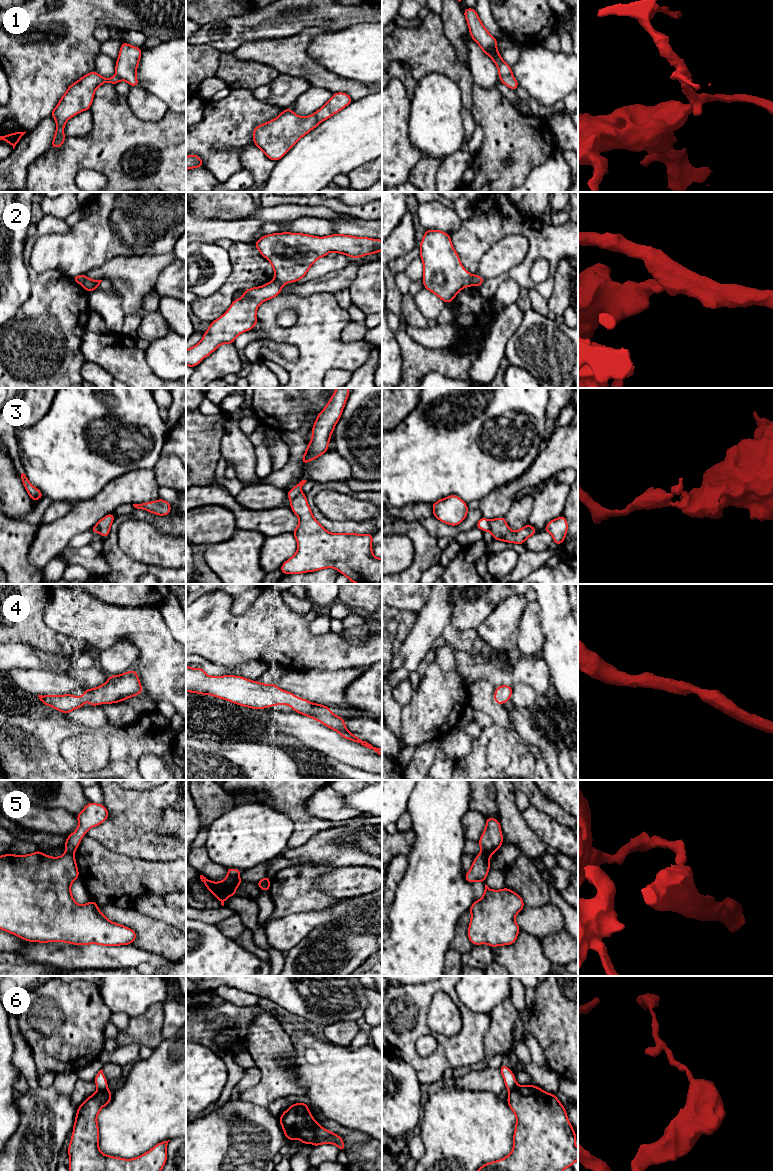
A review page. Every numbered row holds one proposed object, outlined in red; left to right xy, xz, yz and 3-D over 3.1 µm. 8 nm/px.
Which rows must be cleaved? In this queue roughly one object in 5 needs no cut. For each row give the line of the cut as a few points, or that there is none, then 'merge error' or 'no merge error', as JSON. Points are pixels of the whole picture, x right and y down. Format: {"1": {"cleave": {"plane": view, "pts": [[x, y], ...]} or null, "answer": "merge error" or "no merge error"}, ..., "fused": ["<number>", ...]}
{"1": {"cleave": {"plane": "yz", "pts": [[510, 72], [499, 77]]}, "answer": "merge error"}, "2": {"cleave": {"plane": "yz", "pts": [[471, 275], [473, 285]]}, "answer": "merge error"}, "3": {"cleave": {"plane": "xz", "pts": [[301, 492], [290, 500]]}, "answer": "merge error"}, "4": {"cleave": null, "answer": "no merge error"}, "5": {"cleave": {"plane": "xz", "pts": [[269, 880], [259, 886]]}, "answer": "merge error"}, "6": {"cleave": {"plane": "xy", "pts": [[107, 1088], [98, 1090]]}, "answer": "merge error"}, "fused": ["1", "2", "3", "5", "6"]}

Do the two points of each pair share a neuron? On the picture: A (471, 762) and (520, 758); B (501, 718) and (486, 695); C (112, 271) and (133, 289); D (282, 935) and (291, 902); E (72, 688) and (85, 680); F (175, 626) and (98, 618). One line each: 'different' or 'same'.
A: same
B: same
C: same
D: different
E: different
F: different

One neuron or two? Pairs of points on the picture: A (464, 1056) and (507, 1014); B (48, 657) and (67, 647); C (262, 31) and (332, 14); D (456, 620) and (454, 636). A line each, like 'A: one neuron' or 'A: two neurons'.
A: two neurons
B: two neurons
C: one neuron
D: two neurons

